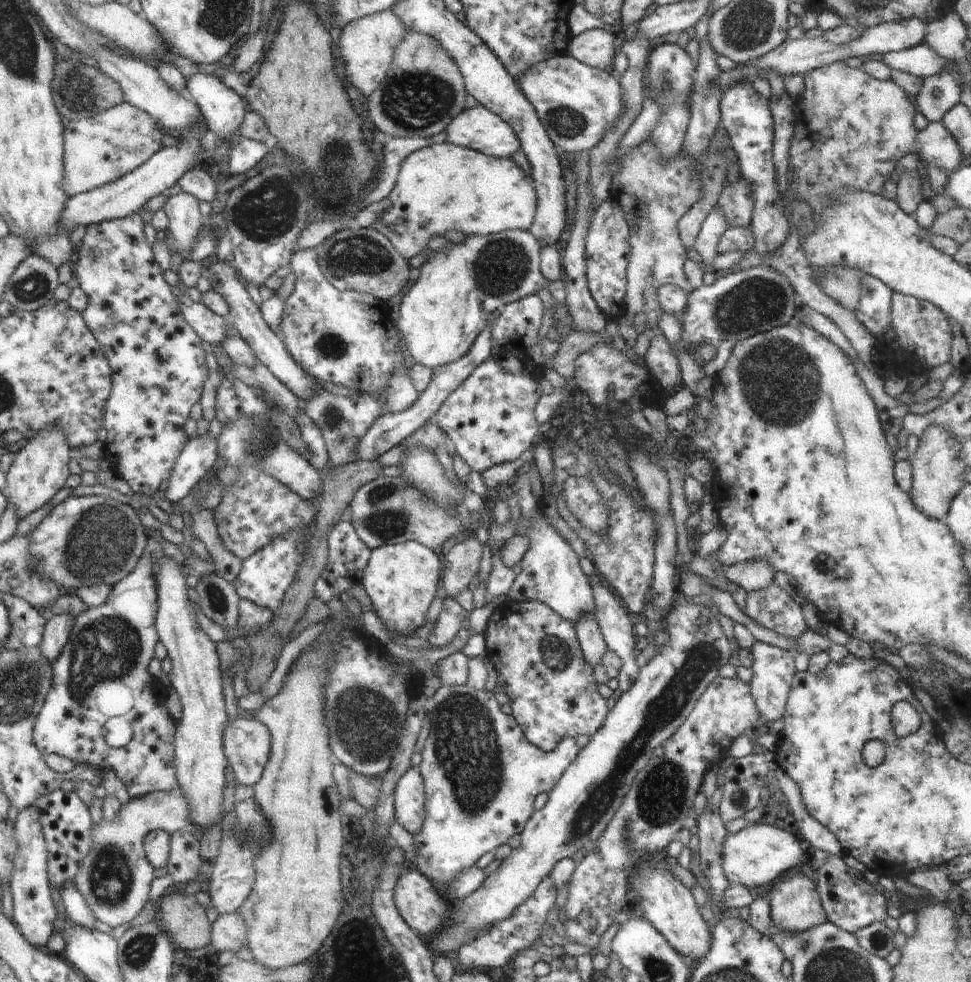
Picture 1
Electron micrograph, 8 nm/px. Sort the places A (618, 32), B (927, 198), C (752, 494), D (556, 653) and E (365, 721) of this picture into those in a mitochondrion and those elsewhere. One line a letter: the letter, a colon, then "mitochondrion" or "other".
A: other
B: other
C: other
D: mitochondrion
E: mitochondrion

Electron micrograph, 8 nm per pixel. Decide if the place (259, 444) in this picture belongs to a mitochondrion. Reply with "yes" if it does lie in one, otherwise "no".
yes

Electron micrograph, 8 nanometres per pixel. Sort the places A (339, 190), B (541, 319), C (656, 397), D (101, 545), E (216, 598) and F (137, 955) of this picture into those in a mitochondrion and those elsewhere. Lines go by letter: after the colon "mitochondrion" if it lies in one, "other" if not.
A: mitochondrion
B: other
C: other
D: mitochondrion
E: mitochondrion
F: mitochondrion

